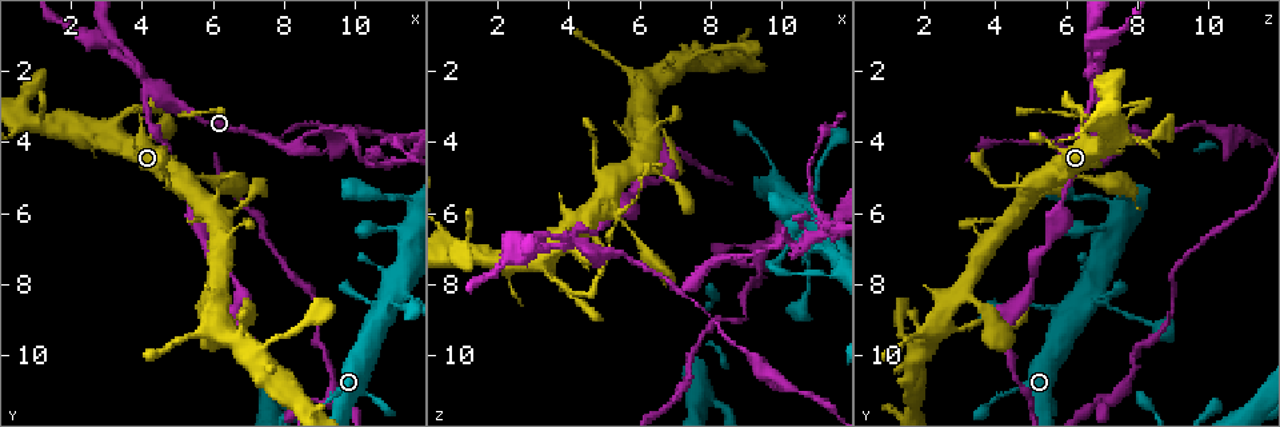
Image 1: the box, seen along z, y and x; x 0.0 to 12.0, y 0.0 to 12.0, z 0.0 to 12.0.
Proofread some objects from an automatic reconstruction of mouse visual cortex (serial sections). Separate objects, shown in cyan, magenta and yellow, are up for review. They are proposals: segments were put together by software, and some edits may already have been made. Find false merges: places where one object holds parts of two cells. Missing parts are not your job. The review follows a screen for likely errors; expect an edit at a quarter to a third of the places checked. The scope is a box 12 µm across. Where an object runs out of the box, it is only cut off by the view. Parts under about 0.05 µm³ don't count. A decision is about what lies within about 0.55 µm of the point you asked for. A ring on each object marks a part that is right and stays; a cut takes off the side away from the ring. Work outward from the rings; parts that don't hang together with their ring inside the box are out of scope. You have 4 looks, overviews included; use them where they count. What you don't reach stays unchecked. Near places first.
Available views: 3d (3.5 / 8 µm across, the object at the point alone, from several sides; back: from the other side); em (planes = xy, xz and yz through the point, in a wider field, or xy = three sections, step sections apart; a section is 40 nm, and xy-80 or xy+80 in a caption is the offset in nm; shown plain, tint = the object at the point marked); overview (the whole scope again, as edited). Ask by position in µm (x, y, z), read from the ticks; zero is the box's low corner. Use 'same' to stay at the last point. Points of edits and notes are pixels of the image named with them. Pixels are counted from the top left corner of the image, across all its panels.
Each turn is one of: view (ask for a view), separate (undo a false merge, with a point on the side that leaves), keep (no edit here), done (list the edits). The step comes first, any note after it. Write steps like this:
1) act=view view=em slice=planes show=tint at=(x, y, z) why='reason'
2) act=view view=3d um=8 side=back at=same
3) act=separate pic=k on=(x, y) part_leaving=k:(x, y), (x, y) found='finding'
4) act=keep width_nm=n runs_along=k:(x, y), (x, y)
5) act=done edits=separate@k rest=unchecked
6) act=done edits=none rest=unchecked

act=view view=em slice=xy step=3 show=tint at=(4.4, 2.6, 6.9) why='calibre changes'

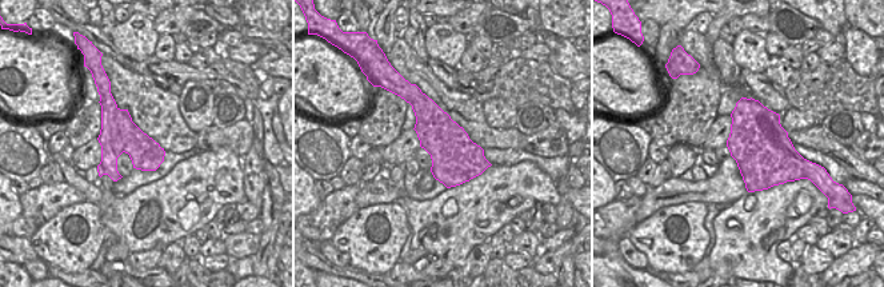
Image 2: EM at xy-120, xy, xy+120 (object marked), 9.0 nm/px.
act=view view=3d um=3.5 at=same

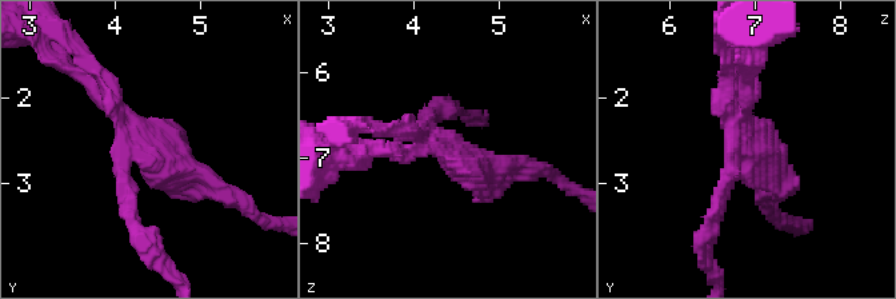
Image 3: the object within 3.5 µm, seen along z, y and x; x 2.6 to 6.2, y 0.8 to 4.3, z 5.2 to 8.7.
act=separate pic=3 on=(132, 202) arm_widths_nm=200,200,200,250 part_leaving=3:(132, 151), (128, 212), (164, 266) found='two cells meet here'

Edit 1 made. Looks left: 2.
act=view view=3d um=3.5 at=(7.1, 3.7, 8.1) why='three arms meet'

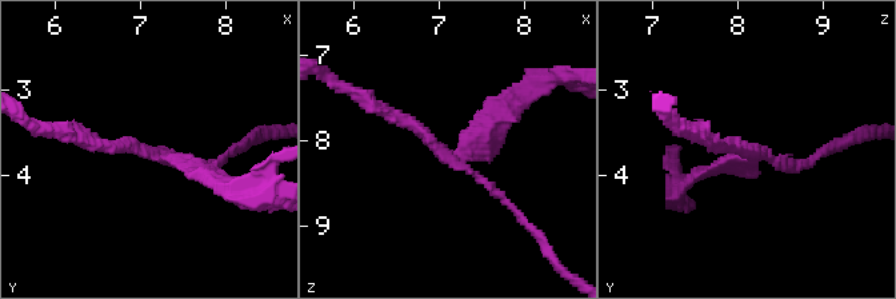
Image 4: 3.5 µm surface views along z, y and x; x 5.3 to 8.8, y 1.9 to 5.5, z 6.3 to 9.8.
act=view view=em slice=xy step=1 show=tint at=(7.05, 3.75, 8.10) arms=3 arm_widths_nm=100,150,150

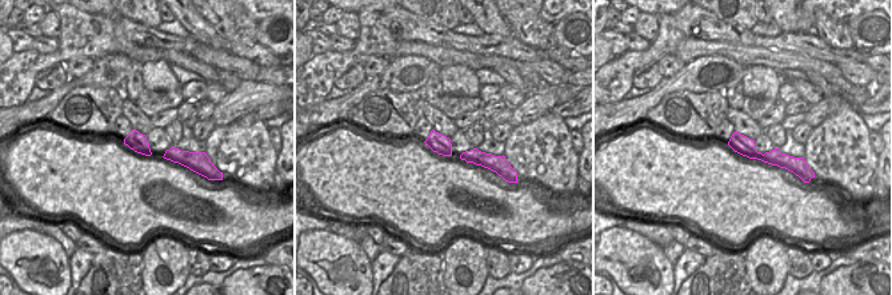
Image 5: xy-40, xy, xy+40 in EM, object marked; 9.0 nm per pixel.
act=separate pic=4 on=(486, 114) border=5:(763, 155), (759, 159) found='two cells meet here'

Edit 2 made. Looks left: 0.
act=done edits=separate@3,separate@4 rest=unchecked

